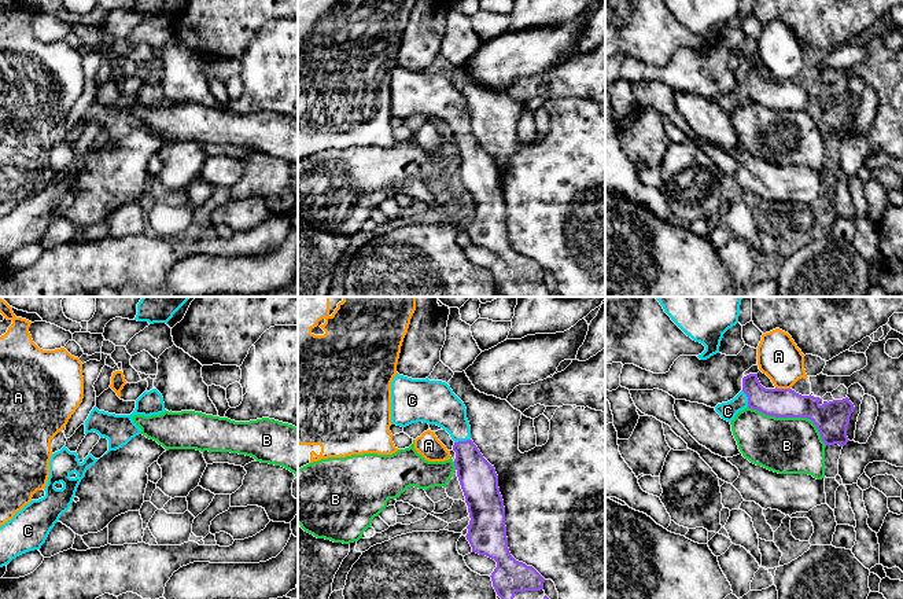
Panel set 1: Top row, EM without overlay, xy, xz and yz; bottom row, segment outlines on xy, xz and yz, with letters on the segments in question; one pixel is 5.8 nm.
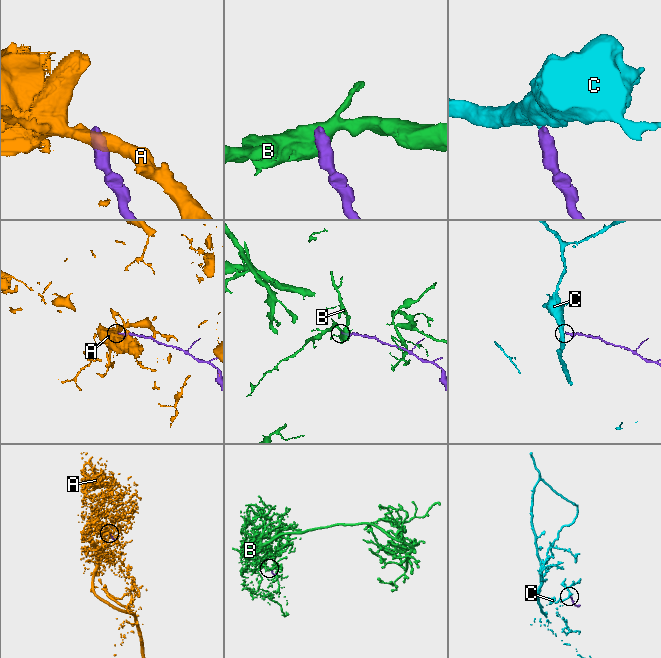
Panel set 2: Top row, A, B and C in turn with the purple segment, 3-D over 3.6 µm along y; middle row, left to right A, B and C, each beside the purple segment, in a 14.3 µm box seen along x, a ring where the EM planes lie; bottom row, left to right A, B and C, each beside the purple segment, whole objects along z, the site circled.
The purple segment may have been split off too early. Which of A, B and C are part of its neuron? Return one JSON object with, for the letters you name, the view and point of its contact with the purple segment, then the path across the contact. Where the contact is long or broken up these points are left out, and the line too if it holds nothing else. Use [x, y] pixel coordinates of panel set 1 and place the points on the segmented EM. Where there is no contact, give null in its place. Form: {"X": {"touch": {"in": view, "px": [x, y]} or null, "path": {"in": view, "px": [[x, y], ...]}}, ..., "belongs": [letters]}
{"C": {"touch": {"in": "xz", "px": [461, 441]}, "path": {"in": "xz", "px": [[478, 478], [461, 441], [457, 425], [438, 405]]}}, "belongs": ["C"]}

